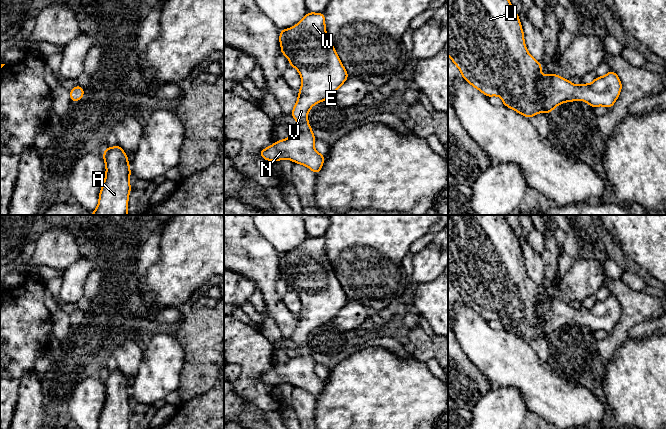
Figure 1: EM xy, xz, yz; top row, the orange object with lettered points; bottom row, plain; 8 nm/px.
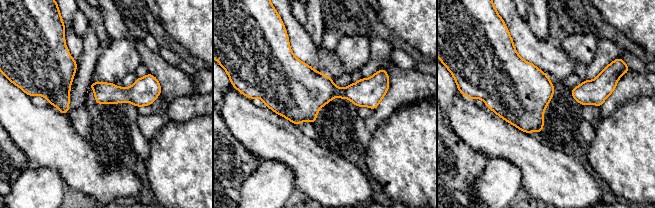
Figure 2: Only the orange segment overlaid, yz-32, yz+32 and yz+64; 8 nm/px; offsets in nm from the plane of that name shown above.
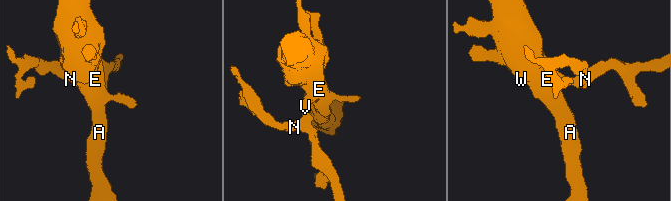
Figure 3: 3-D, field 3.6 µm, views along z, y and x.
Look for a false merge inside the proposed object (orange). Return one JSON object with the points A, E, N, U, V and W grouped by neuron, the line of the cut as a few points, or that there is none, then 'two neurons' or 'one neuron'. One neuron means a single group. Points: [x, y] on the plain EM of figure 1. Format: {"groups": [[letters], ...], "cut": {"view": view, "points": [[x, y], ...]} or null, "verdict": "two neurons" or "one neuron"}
{"groups": [["A", "E", "N", "U", "V", "W"]], "cut": null, "verdict": "one neuron"}

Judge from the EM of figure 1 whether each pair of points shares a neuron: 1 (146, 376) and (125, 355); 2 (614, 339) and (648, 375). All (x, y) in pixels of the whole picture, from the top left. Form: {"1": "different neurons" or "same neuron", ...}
{"1": "different neurons", "2": "different neurons"}

